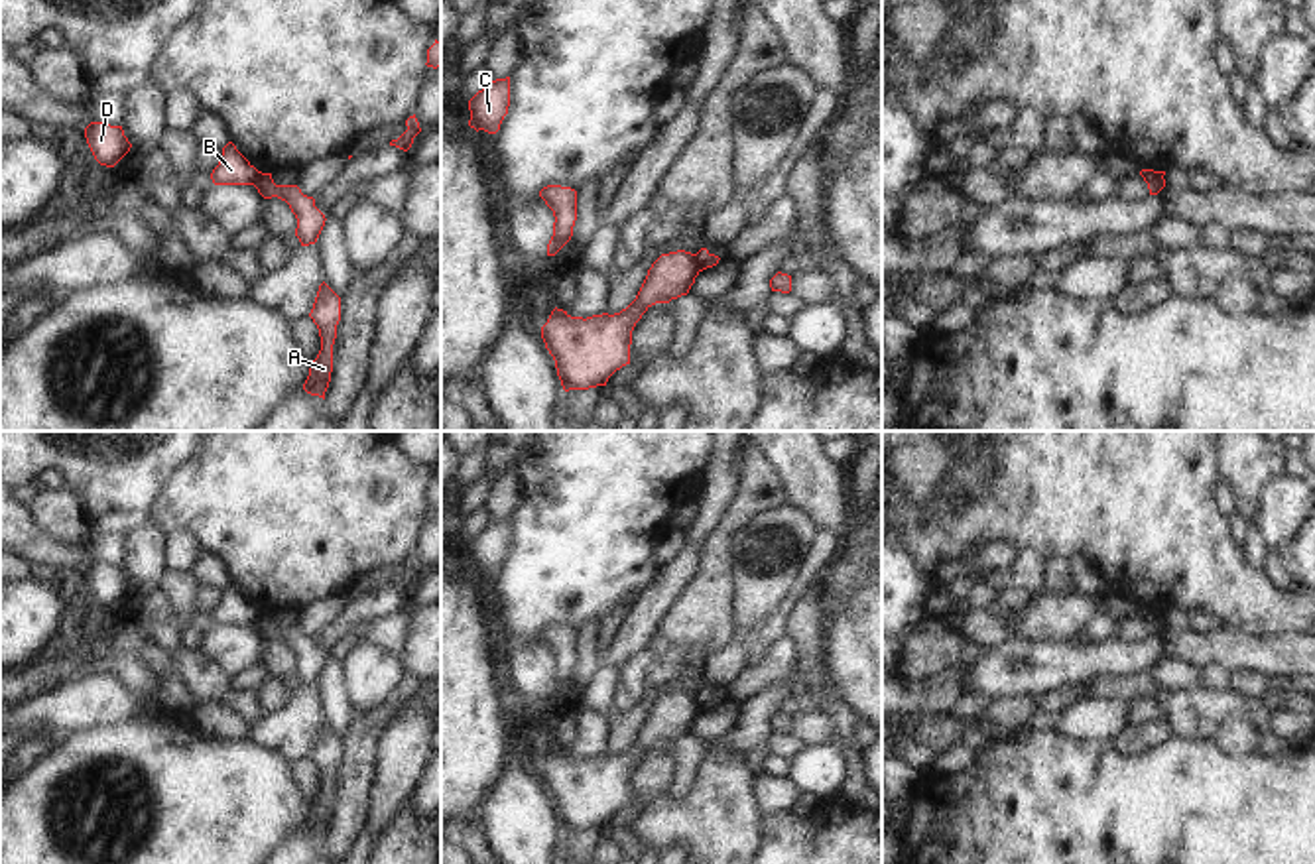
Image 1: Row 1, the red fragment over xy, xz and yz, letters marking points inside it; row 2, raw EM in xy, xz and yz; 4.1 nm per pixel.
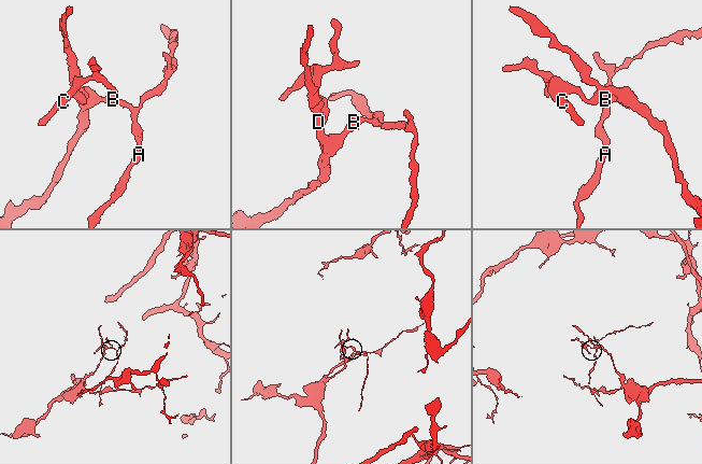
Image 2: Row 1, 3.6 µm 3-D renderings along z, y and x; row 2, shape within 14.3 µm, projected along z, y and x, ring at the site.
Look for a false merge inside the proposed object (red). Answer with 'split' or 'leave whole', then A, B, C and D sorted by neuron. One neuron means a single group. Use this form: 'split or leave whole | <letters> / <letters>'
split | A / B C D

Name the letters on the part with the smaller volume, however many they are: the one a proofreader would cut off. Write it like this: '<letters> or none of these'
A

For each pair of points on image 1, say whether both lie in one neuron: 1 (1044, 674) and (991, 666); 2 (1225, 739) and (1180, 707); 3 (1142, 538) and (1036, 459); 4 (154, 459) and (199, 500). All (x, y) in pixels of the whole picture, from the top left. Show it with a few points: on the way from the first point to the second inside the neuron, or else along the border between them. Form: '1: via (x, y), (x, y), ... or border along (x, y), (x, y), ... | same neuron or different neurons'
1: via (1030, 674), (1012, 676), (1004, 672) | same neuron
2: border along (1260, 733), (1247, 721), (1229, 717), (1211, 739) | different neurons
3: via (1117, 512), (1062, 459) | same neuron
4: border along (191, 457), (160, 491), (152, 516) | different neurons

